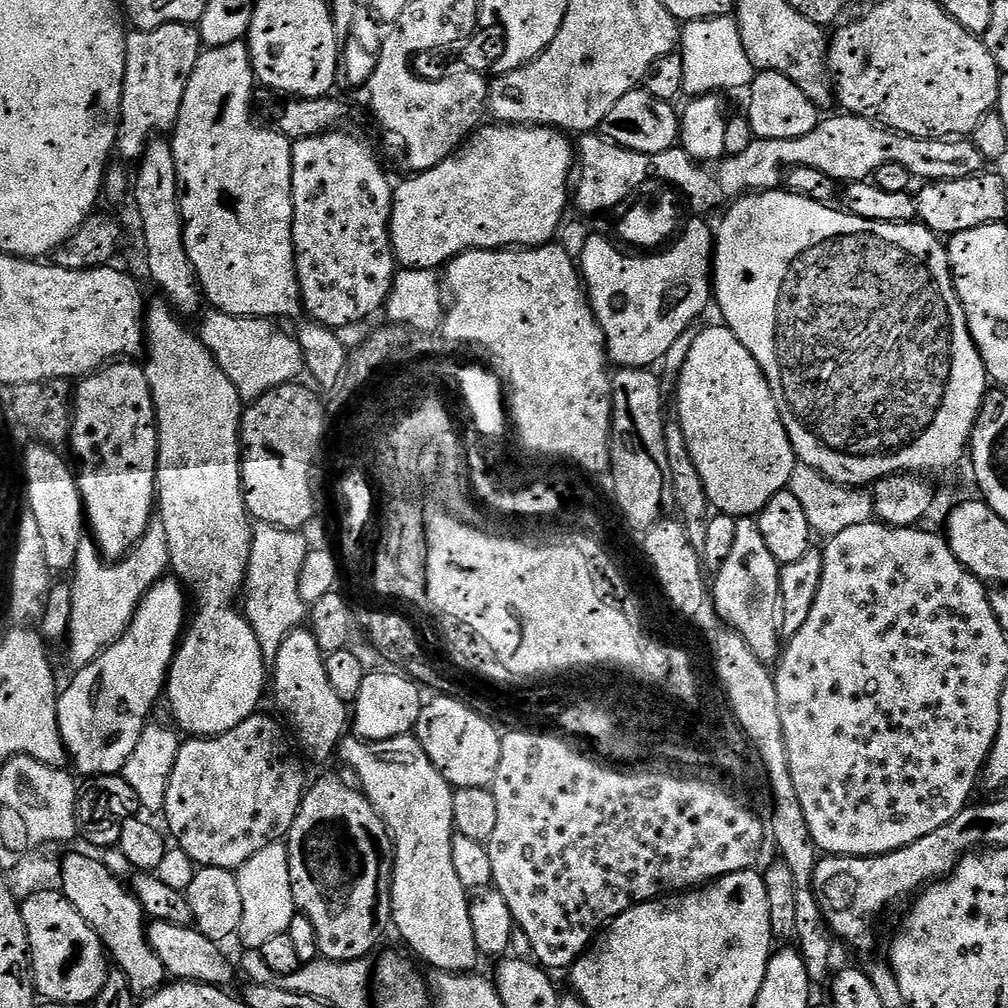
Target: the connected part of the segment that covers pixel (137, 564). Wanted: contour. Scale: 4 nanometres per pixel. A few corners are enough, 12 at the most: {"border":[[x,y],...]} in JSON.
{"border":[[158,522],[123,560],[84,539],[66,647],[90,666],[171,563]]}

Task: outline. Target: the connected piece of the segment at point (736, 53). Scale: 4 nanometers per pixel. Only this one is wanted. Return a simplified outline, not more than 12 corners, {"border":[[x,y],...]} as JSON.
{"border":[[732,16],[687,21],[689,97],[747,89],[758,70]]}

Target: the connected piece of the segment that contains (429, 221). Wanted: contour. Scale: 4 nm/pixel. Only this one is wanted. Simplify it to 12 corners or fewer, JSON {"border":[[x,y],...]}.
{"border":[[492,122],[397,183],[401,269],[553,243],[578,160]]}

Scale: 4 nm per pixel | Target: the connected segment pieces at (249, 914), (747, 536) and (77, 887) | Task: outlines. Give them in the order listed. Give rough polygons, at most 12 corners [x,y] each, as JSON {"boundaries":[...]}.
{"boundaries":[[[287,843],[236,872],[238,938],[259,948],[296,915]],[[737,519],[710,604],[763,662],[782,651],[780,569]],[[69,851],[63,892],[133,993],[166,973],[135,892],[95,855]]]}

